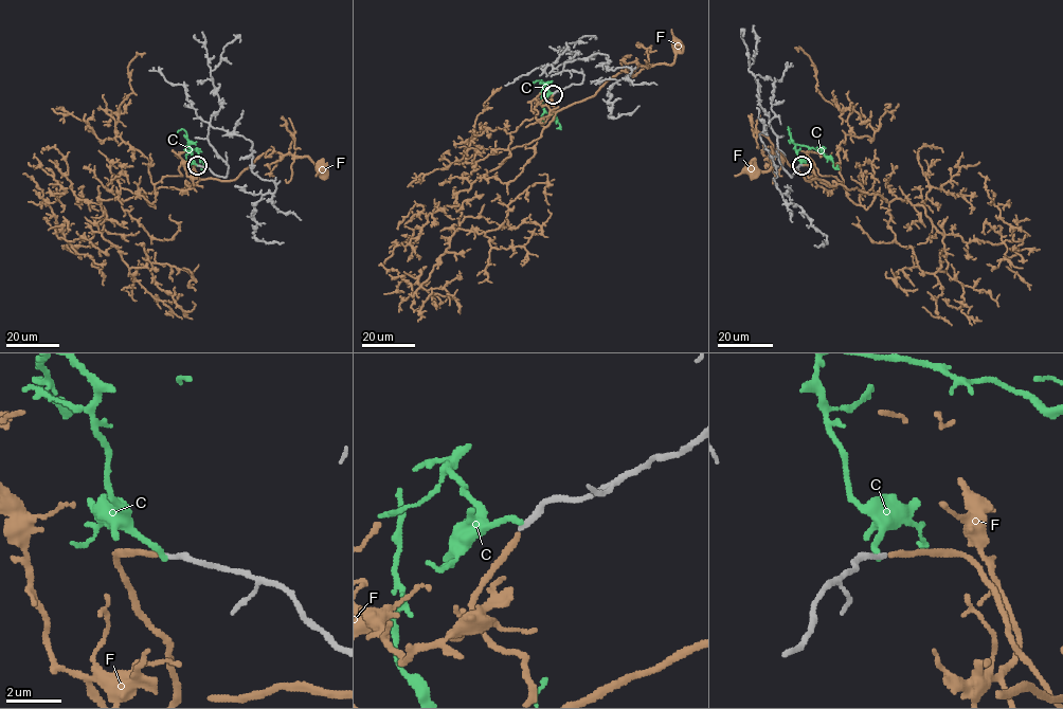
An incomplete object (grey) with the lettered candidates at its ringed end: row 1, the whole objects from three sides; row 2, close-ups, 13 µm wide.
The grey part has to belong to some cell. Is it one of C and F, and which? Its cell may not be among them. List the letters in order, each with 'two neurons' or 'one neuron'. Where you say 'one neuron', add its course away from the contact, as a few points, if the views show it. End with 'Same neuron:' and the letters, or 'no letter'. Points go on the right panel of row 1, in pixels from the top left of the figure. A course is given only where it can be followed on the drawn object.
C: two neurons
F: one neuron; course (803, 165), (811, 166), (818, 180), (835, 184), (806, 180), (777, 148), (768, 170), (750, 167)
Same neuron: F

